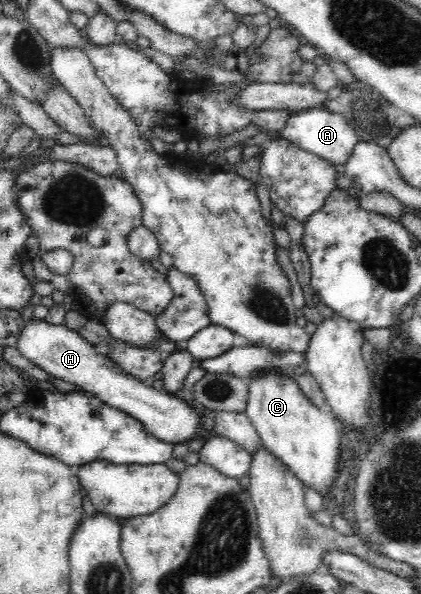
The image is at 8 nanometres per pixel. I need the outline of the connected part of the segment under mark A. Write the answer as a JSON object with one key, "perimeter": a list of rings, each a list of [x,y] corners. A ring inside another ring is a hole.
{"perimeter":[[[310,108],[292,113],[285,126],[276,132],[277,136],[295,143],[303,150],[316,154],[335,165],[345,165],[354,146],[360,141],[356,132],[340,114],[325,108]]]}

